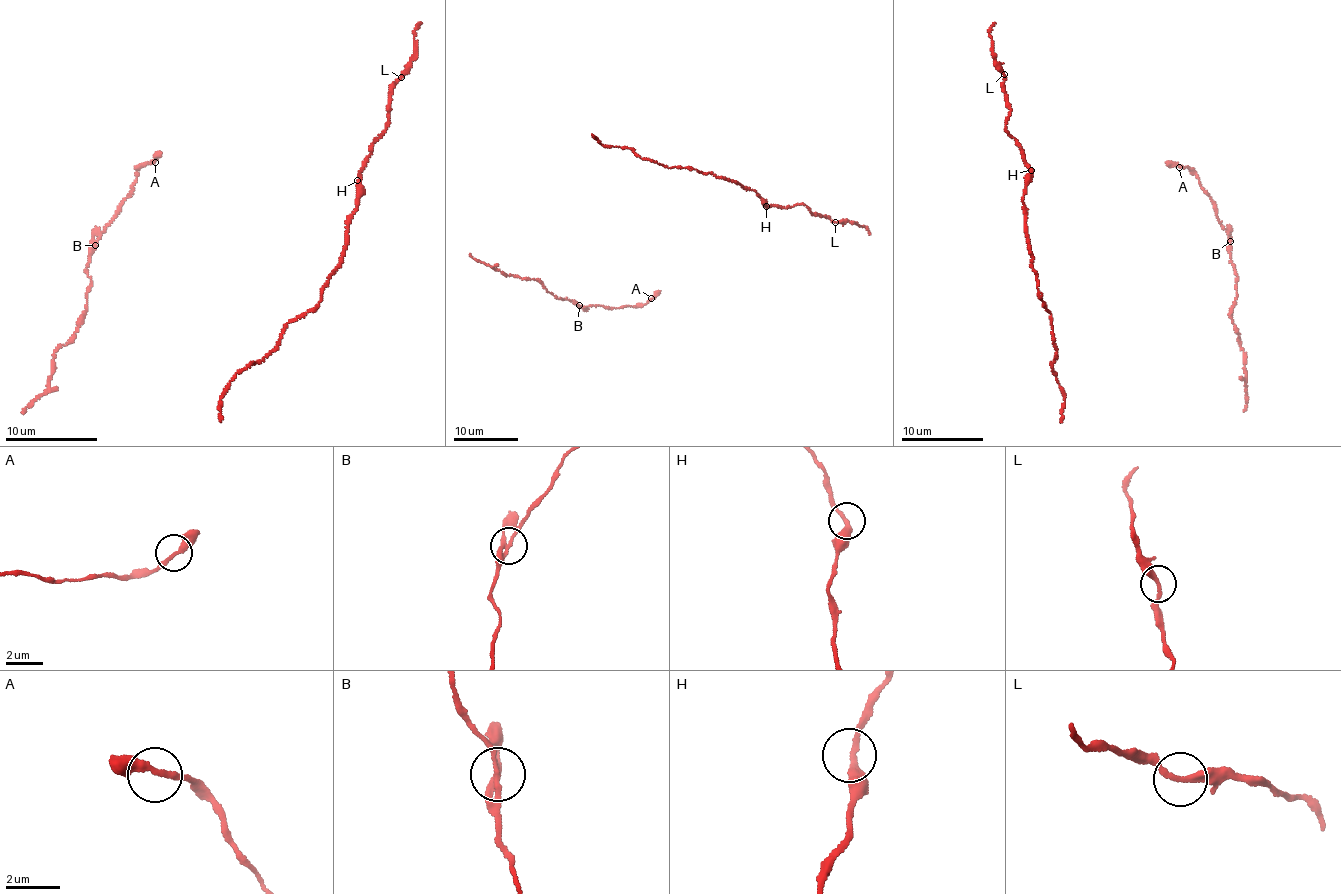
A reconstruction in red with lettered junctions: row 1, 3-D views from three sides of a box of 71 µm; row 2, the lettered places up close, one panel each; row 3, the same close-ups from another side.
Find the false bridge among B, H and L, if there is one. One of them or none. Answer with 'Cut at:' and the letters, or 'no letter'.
Cut at: no letter

